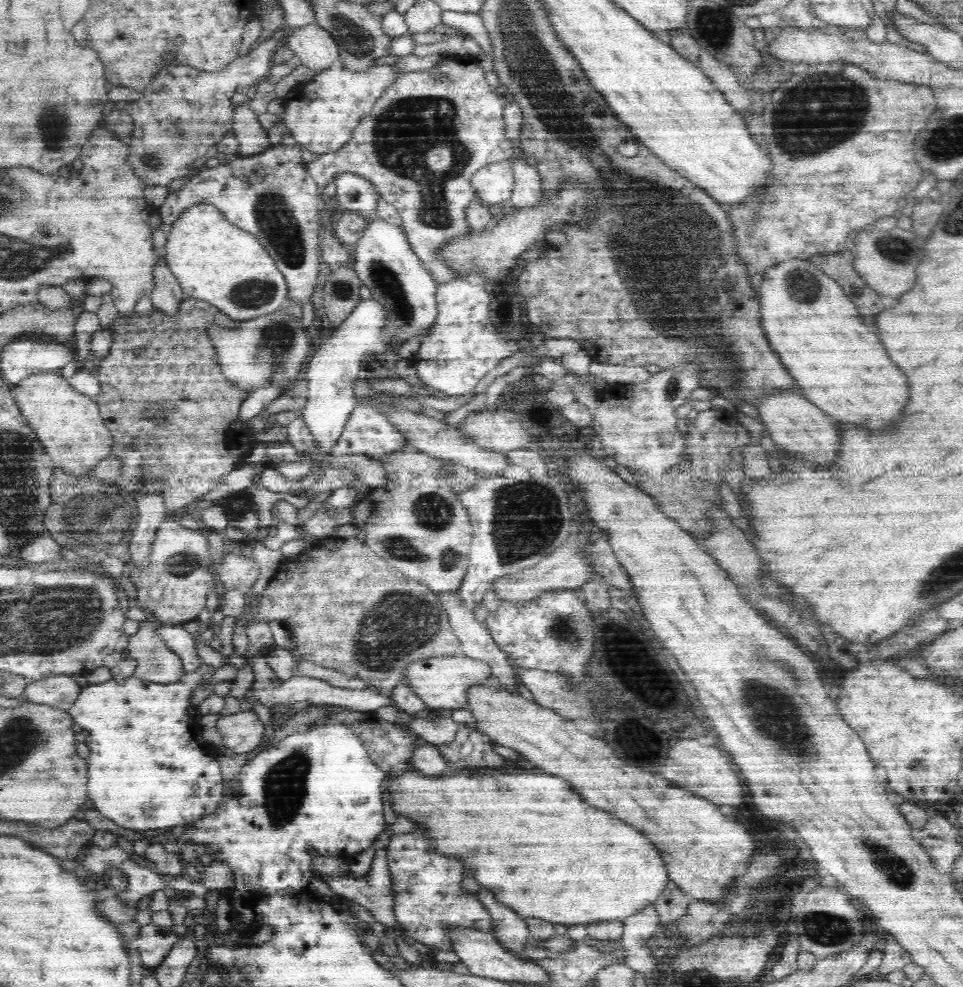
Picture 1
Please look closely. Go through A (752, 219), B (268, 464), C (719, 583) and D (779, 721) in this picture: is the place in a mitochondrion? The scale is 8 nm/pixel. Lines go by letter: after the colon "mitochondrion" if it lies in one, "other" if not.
A: mitochondrion
B: other
C: other
D: mitochondrion

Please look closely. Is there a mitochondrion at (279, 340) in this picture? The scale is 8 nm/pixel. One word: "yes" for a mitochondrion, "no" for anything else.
yes

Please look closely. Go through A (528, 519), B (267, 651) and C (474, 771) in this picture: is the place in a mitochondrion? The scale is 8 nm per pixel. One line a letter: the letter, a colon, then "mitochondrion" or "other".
A: mitochondrion
B: other
C: other

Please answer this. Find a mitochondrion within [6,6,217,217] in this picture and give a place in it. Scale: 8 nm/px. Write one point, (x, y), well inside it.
(52, 120)

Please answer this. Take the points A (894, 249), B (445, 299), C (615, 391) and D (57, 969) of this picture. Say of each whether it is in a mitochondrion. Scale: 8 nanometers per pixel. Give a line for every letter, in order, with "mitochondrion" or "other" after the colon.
A: mitochondrion
B: other
C: other
D: other

